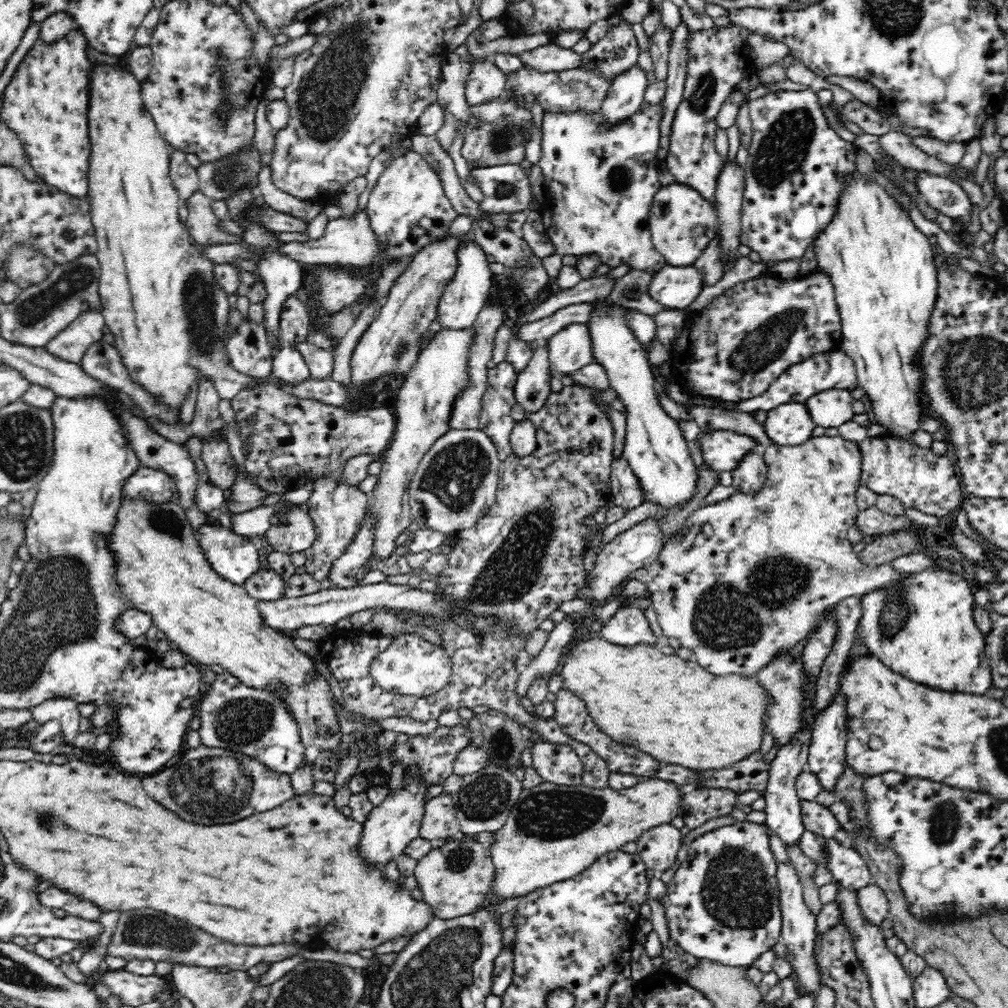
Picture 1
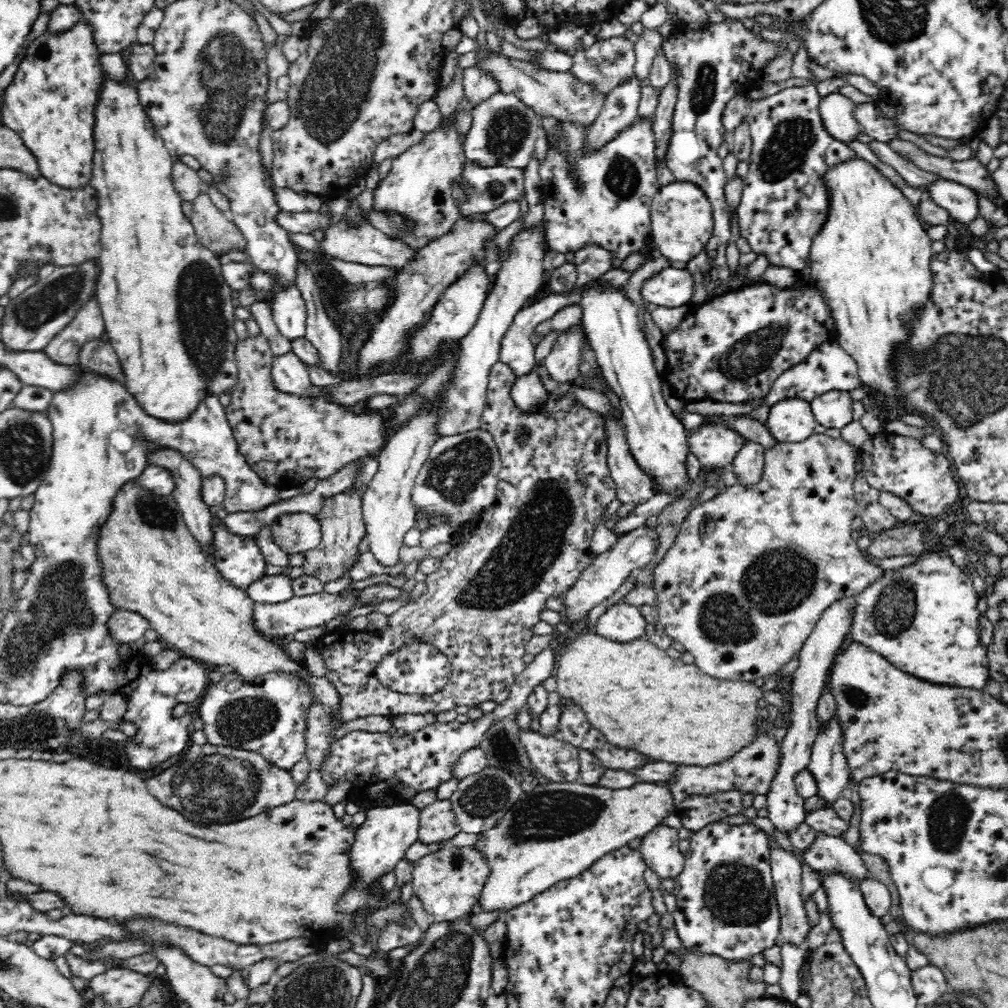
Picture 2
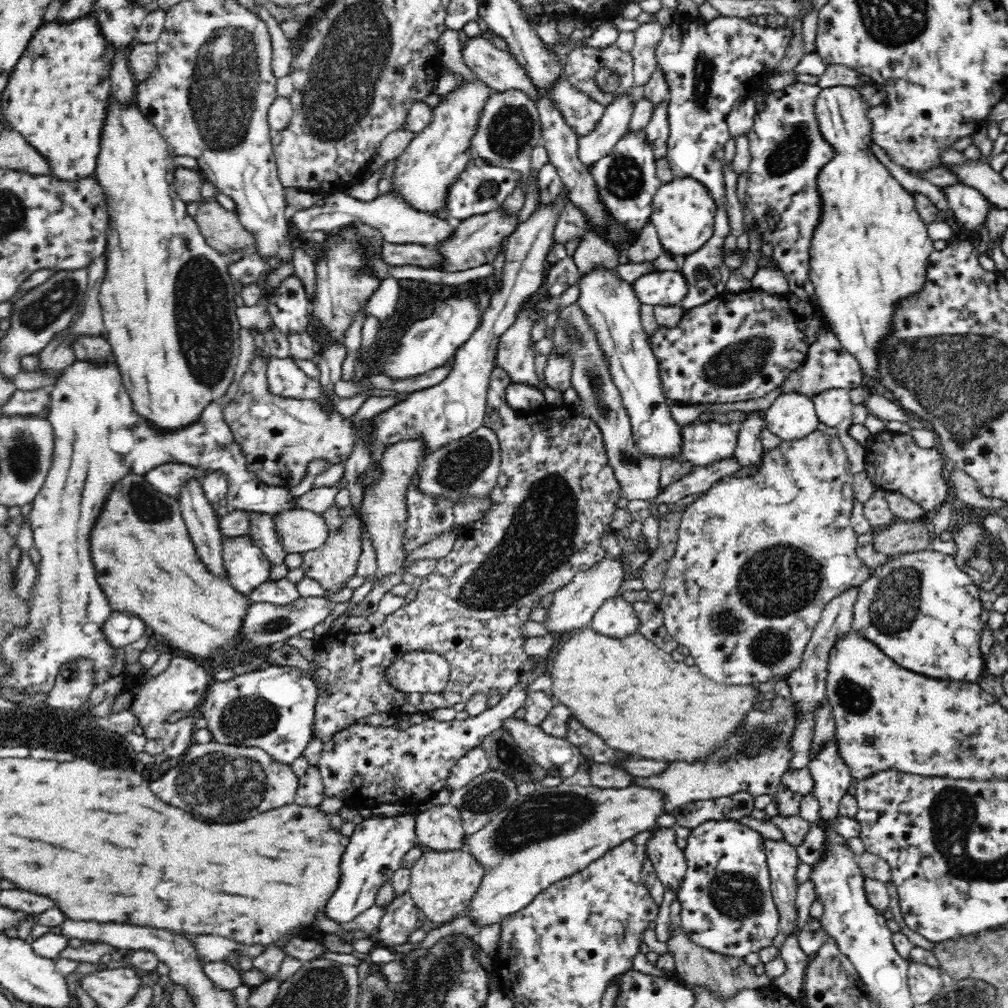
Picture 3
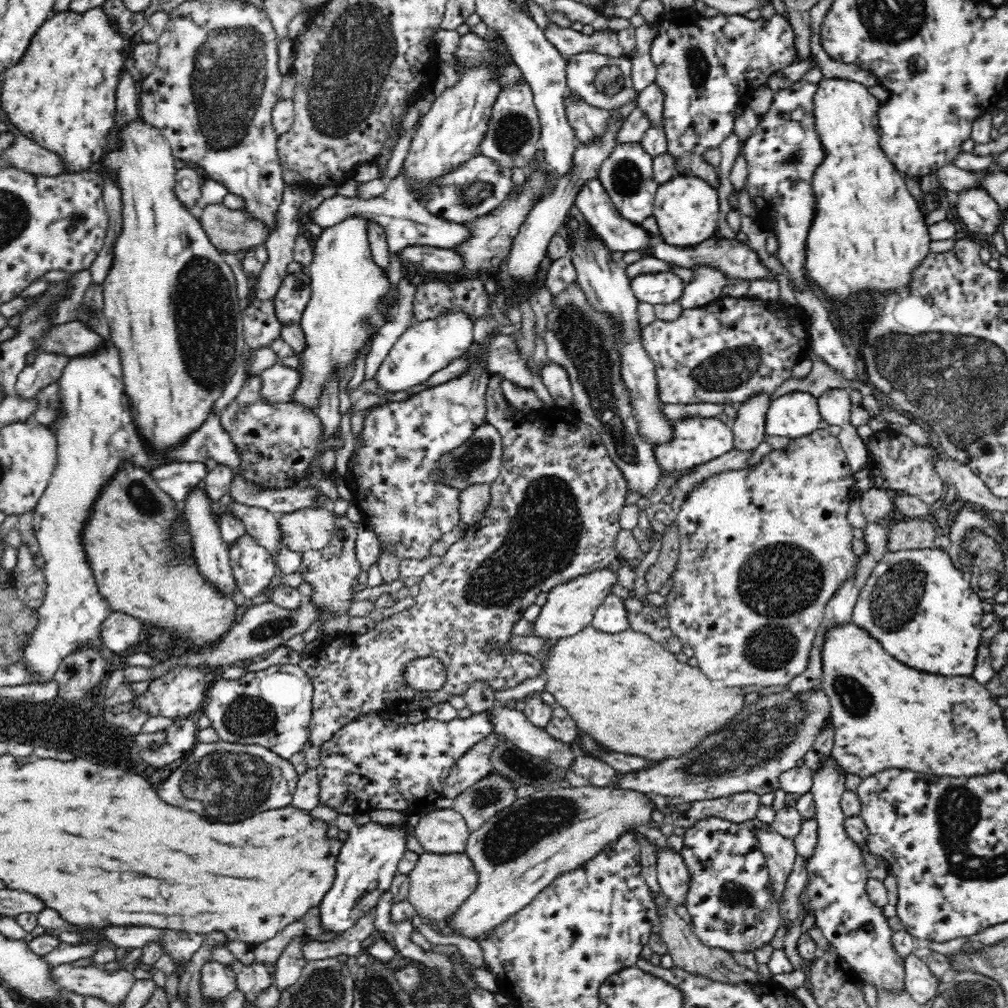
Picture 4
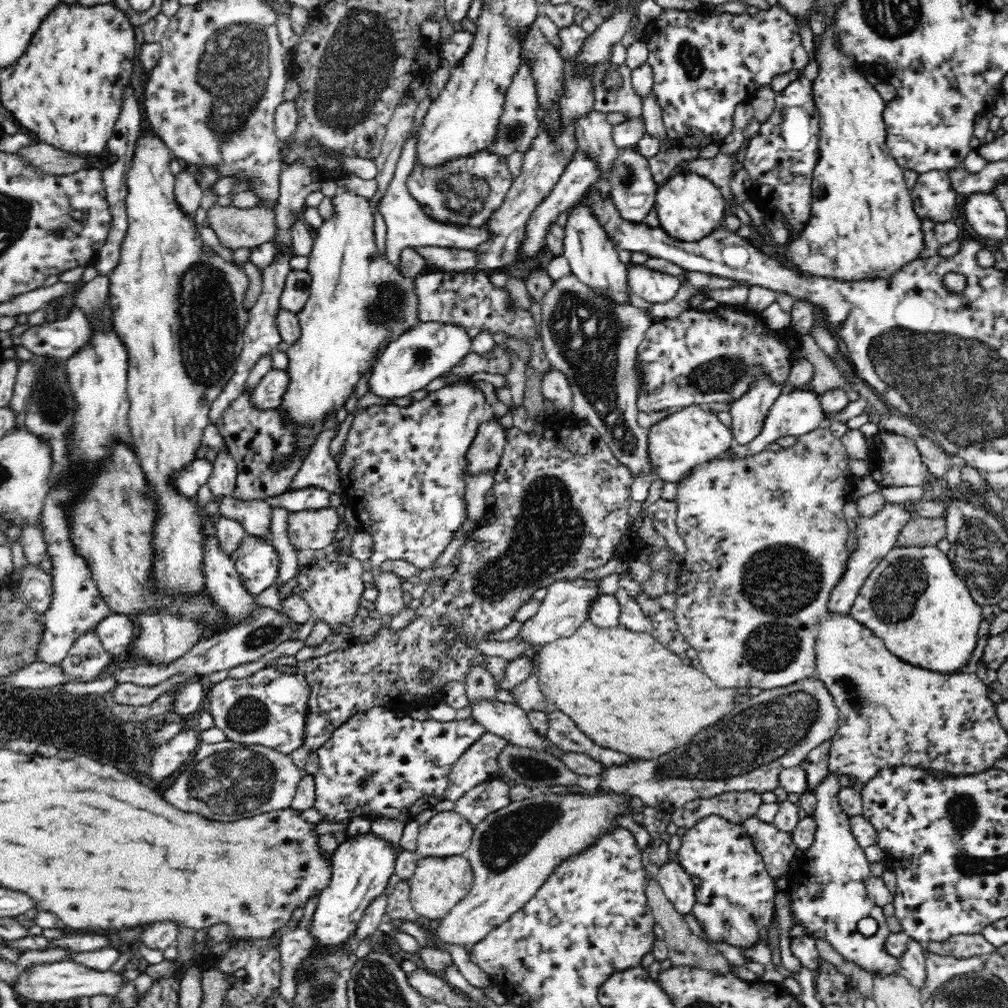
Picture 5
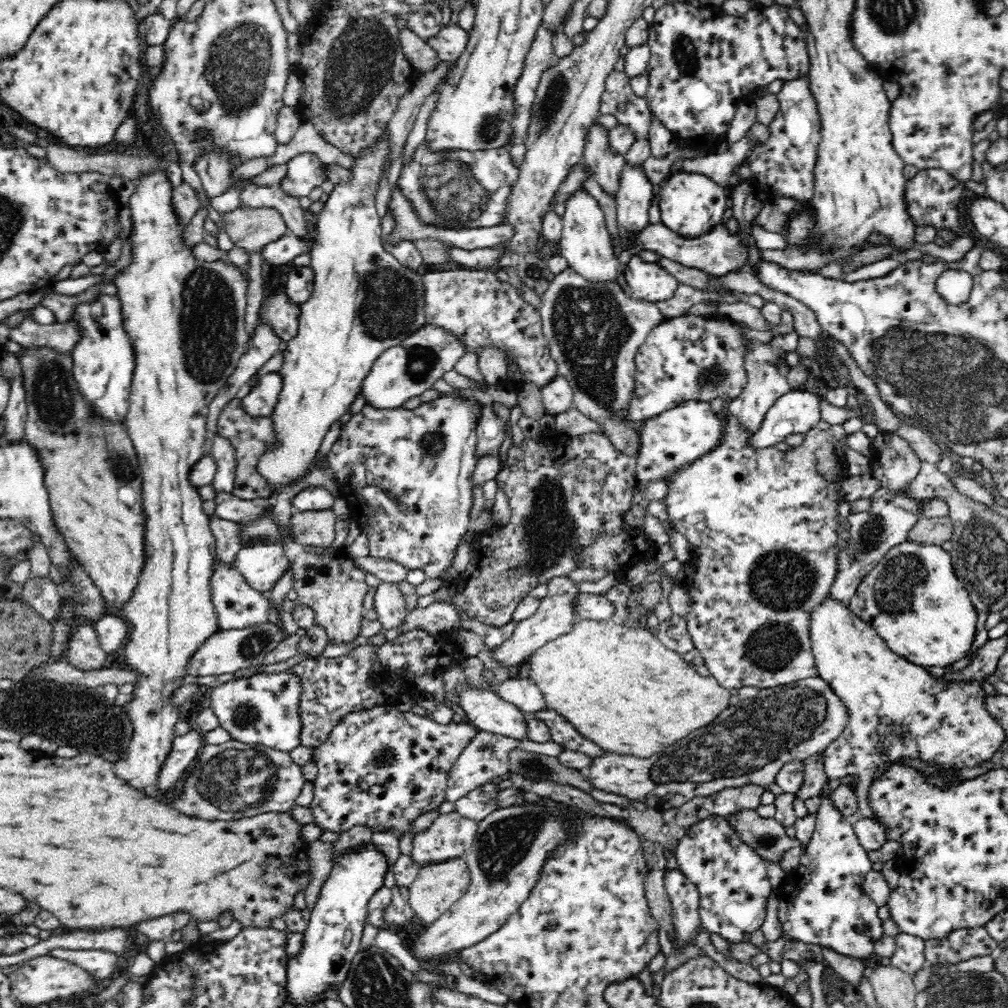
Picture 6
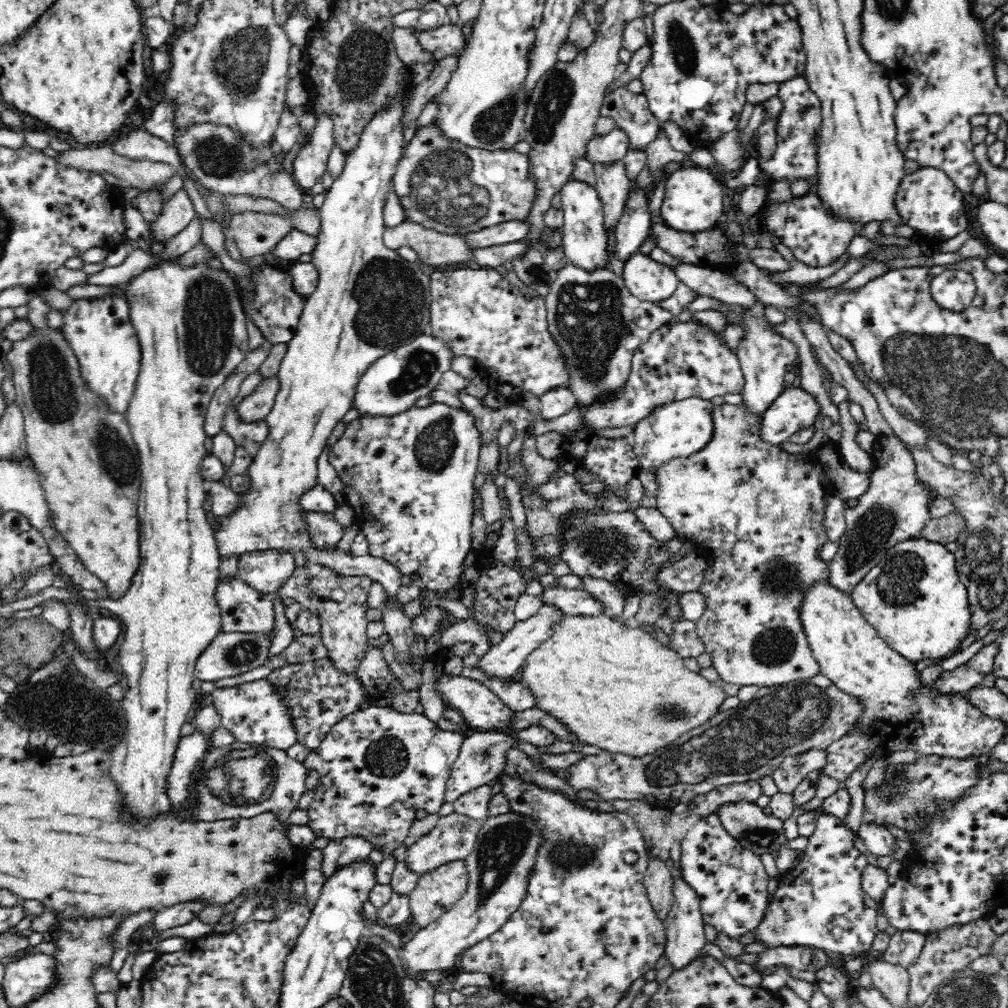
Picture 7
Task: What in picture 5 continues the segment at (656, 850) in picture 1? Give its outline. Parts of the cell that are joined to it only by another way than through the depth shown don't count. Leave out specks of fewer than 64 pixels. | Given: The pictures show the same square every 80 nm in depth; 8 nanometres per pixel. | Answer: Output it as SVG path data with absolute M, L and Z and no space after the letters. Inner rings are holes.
M673 857L662 865L656 877L664 894L685 921L690 914L693 914L692 910L696 904L694 883Z

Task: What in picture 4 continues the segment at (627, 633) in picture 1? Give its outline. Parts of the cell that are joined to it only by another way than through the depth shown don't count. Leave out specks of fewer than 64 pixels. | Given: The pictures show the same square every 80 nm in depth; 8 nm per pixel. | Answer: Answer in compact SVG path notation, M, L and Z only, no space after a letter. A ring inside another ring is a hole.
M612 592L608 593L600 606L595 608L591 625L608 633L628 629L629 622L623 600Z

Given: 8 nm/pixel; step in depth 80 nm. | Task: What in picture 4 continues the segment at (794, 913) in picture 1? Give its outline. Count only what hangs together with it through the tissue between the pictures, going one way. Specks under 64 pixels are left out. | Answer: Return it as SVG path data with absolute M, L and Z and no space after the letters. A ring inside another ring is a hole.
M752 828L754 837L758 841L758 847L764 855L770 880L774 884L774 893L778 901L782 900L787 877L789 876L797 851L792 839L781 836L774 829L762 830Z

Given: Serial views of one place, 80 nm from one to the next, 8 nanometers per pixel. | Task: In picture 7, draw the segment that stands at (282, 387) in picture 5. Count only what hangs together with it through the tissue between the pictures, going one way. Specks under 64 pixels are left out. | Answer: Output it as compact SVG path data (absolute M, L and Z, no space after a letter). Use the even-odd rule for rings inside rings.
M277 378L262 380L254 392L244 397L236 406L238 420L242 424L265 420L273 407L278 385Z

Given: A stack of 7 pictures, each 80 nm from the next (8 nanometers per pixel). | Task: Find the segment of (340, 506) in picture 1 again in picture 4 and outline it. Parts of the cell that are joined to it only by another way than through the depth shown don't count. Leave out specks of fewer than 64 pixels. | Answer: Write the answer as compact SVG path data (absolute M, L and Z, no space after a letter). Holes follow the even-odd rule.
M343 514L337 516L334 525L334 536L324 548L301 553L302 562L298 572L302 574L303 582L311 586L311 595L307 599L315 606L317 612L330 614L330 618L340 618L348 616L348 610L354 604L354 588L358 586L358 576L363 570L354 552L356 523Z

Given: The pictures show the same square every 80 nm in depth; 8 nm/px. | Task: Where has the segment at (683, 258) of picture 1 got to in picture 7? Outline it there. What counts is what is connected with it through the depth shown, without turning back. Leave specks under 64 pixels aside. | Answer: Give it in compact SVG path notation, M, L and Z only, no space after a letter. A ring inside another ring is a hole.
M672 166L666 172L665 196L660 214L668 228L692 234L716 228L724 218L724 186L704 167Z

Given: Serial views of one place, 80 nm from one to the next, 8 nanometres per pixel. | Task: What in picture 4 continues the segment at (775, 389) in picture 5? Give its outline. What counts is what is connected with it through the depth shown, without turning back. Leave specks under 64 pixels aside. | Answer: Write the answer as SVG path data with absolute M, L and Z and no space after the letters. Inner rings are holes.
M760 391L740 402L734 421L729 422L735 447L755 450L765 440L765 420L772 402L772 393Z

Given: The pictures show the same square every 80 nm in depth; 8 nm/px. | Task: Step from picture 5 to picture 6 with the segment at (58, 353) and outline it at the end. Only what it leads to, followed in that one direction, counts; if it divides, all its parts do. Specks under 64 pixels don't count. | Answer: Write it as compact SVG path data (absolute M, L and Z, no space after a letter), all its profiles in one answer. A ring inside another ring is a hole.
M32 315L24 317L16 328L10 329L10 339L22 346L48 345L59 352L72 354L73 344L80 338L73 322L38 324Z

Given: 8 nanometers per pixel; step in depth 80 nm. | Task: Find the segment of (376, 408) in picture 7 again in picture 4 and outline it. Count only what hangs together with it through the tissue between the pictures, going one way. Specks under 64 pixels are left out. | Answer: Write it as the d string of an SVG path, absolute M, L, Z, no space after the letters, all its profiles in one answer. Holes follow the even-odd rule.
M452 312L434 320L424 322L415 320L396 339L396 342L393 342L374 380L384 392L390 392L390 394L406 392L418 384L428 382L436 372L447 368L456 358L465 356L472 348L473 340L473 324L465 314Z

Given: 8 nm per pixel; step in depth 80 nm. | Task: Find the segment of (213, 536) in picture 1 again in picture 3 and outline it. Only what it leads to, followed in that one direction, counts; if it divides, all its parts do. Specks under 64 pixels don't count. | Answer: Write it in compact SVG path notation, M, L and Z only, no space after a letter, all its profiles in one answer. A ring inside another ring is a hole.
M249 535L236 538L222 536L222 553L228 580L244 597L249 597L264 582L271 580L273 565Z

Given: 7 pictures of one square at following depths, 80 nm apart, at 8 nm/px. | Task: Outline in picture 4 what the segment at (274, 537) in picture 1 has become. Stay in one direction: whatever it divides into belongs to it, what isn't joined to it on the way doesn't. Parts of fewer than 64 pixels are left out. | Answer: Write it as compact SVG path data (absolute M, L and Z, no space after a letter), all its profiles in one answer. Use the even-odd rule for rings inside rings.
M330 506L304 508L278 515L279 531L292 551L320 550L334 536L336 518Z

